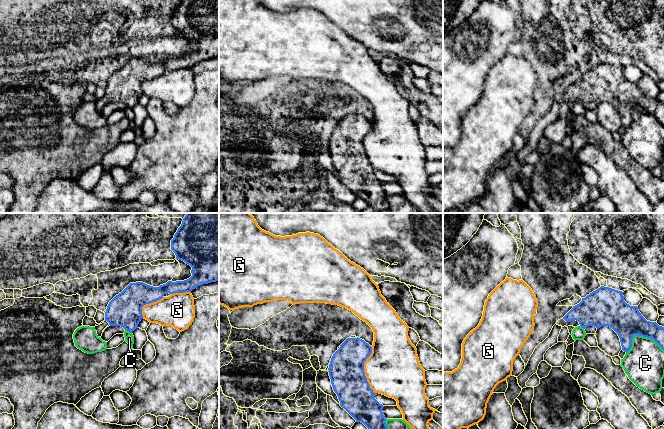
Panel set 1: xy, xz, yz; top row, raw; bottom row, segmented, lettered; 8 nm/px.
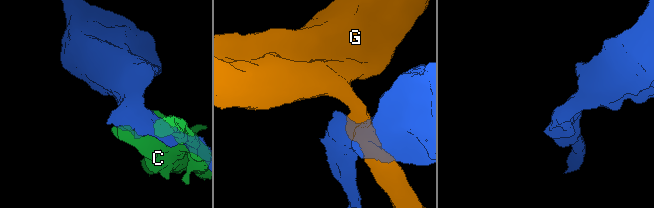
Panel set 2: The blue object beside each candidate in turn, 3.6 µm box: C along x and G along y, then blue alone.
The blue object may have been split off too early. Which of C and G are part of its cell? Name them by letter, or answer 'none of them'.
none of them

